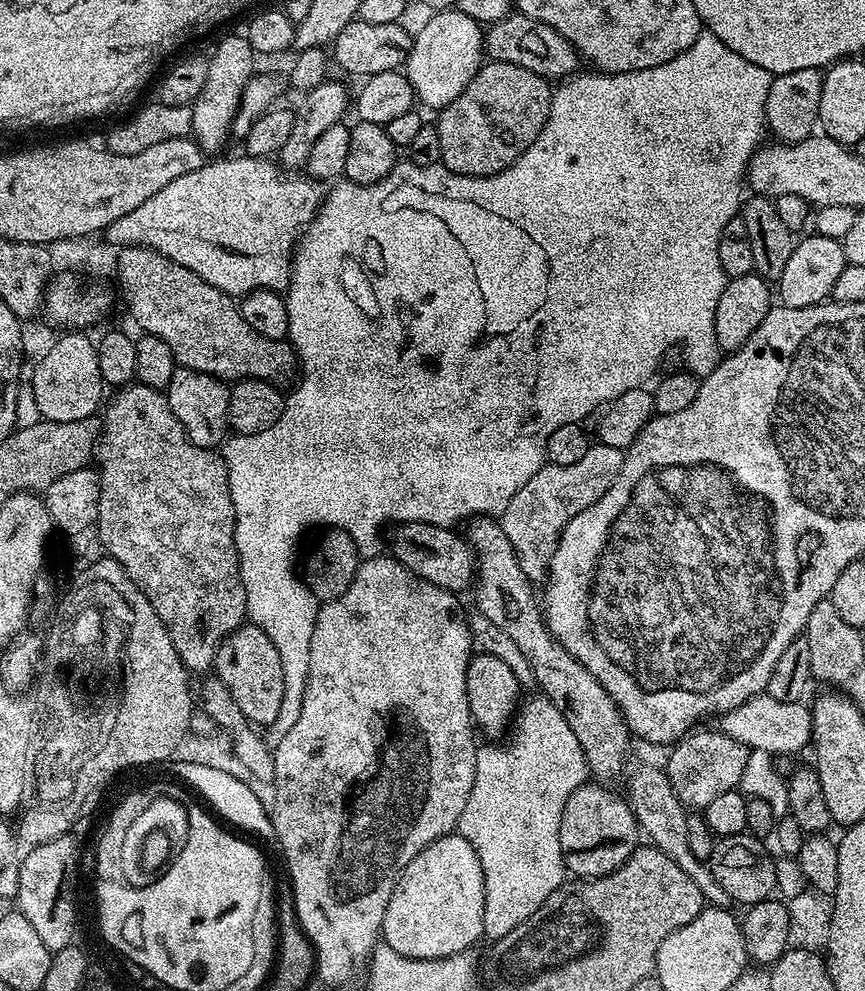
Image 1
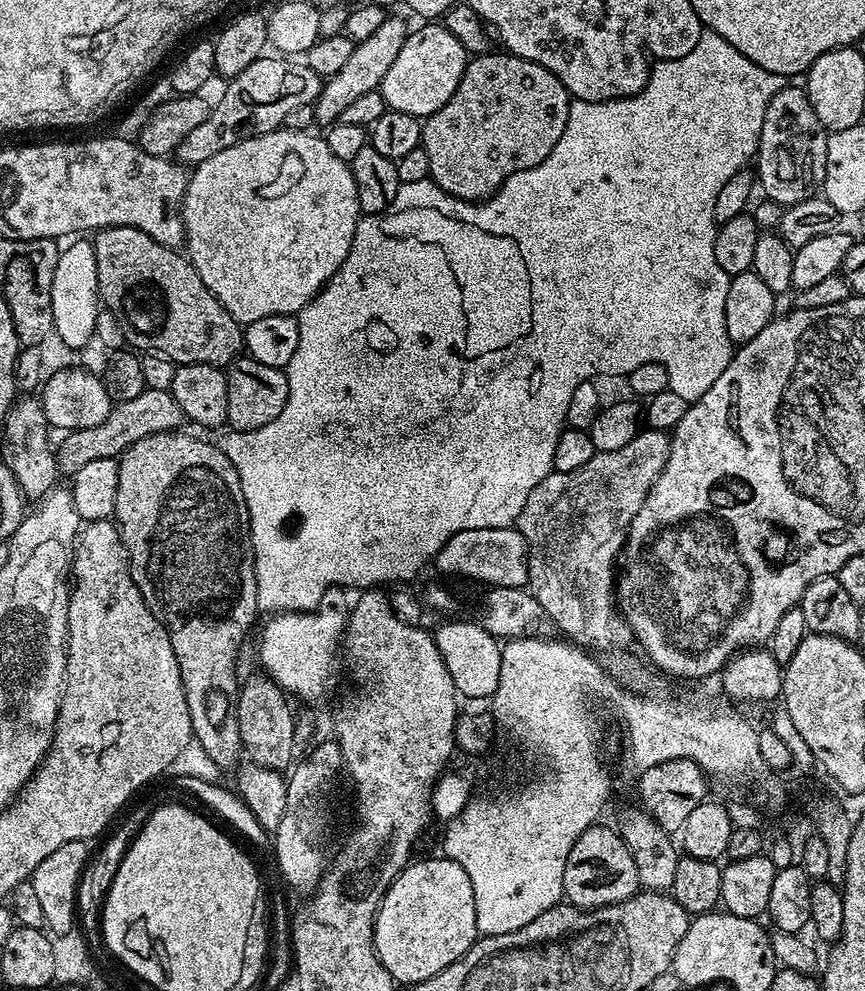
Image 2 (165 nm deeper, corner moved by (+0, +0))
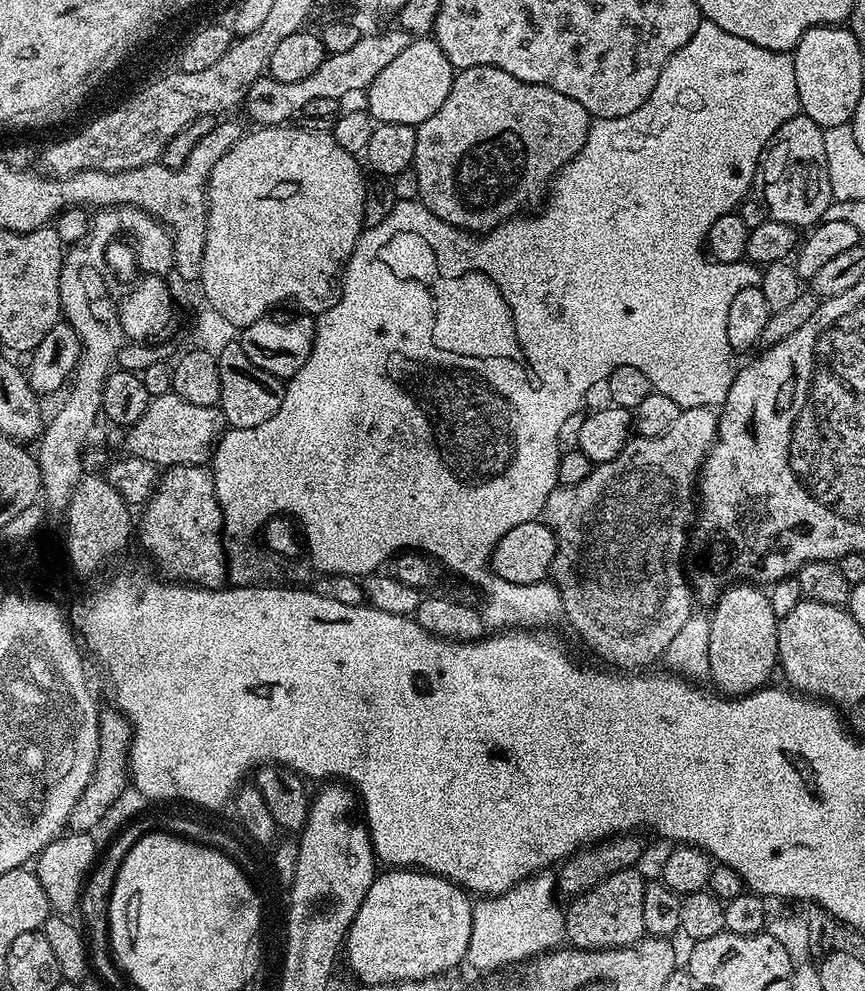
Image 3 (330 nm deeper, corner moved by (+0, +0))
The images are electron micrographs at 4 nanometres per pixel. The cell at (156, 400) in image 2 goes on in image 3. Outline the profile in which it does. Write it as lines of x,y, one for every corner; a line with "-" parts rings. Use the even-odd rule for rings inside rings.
176,392
153,396
146,414
127,429
124,440
127,455
146,458
146,462
167,470
174,466
204,466
216,452
216,444
226,431
224,413
217,406
193,406

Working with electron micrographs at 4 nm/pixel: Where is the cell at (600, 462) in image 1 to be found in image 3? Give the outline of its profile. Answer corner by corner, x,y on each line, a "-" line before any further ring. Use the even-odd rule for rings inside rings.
682,408
670,430
666,430
660,436
633,435
622,450
622,454
618,454
618,458
610,458
610,462
595,465
592,472
586,474
586,478
582,478
582,482
557,486
550,494
550,498
546,498
542,520
556,539
556,557
552,563
550,576
553,581
556,579
554,588
564,607
563,619
568,619
569,626
608,663
605,665
615,666
620,670
640,670
645,666
655,665
652,663
663,657
670,642
674,642
678,630
682,630
682,626
686,626
686,622
694,615
692,608
694,593
686,572
684,576
684,547
688,544
688,523
691,520
693,523
694,520
694,493
698,488
698,473
704,459
708,457
708,451
716,442
717,419
717,413
711,408

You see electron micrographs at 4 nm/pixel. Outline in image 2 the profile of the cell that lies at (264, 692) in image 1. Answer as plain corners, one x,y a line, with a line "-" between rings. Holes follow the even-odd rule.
259,675
250,677
245,684
243,681
238,688
236,717
238,718
240,742
251,763
283,773
293,763
296,716
291,706
288,705
289,697
284,689
278,687
271,676

